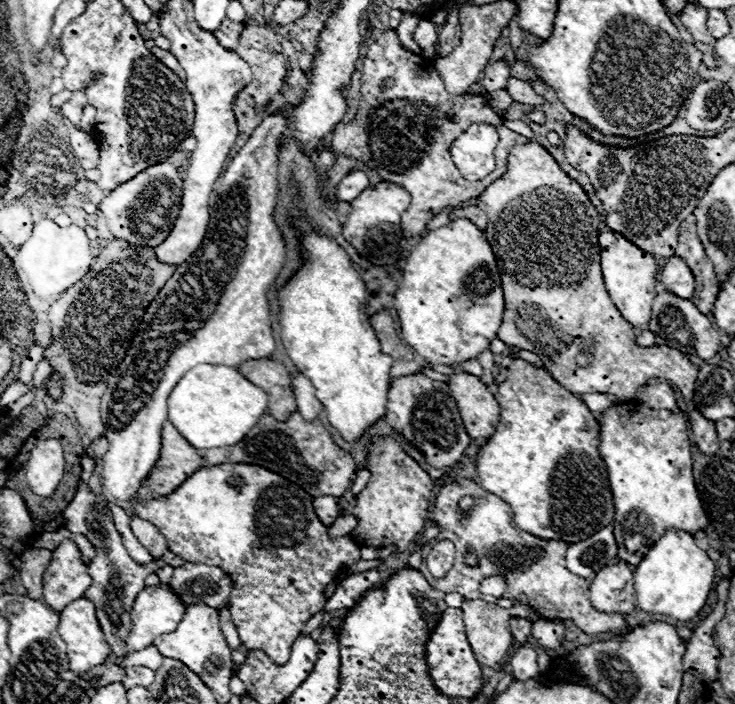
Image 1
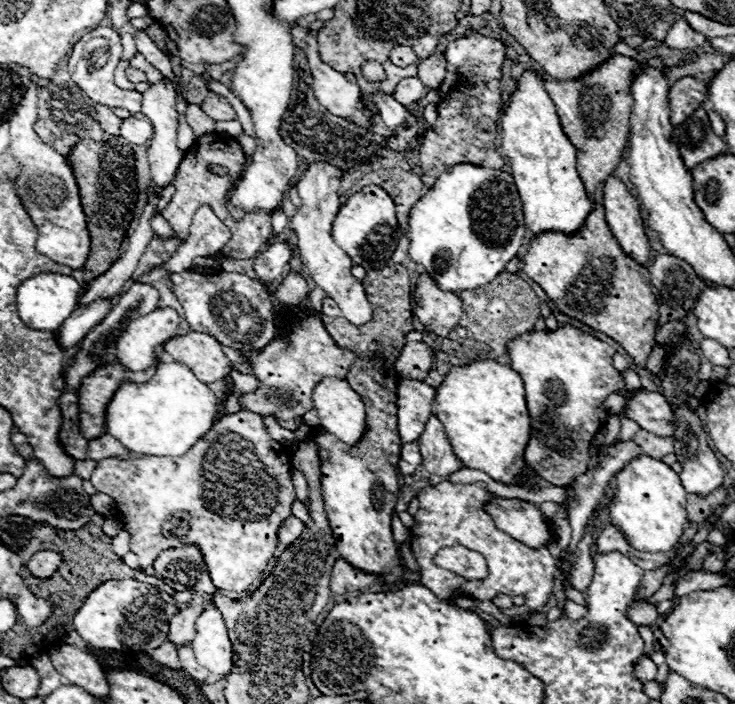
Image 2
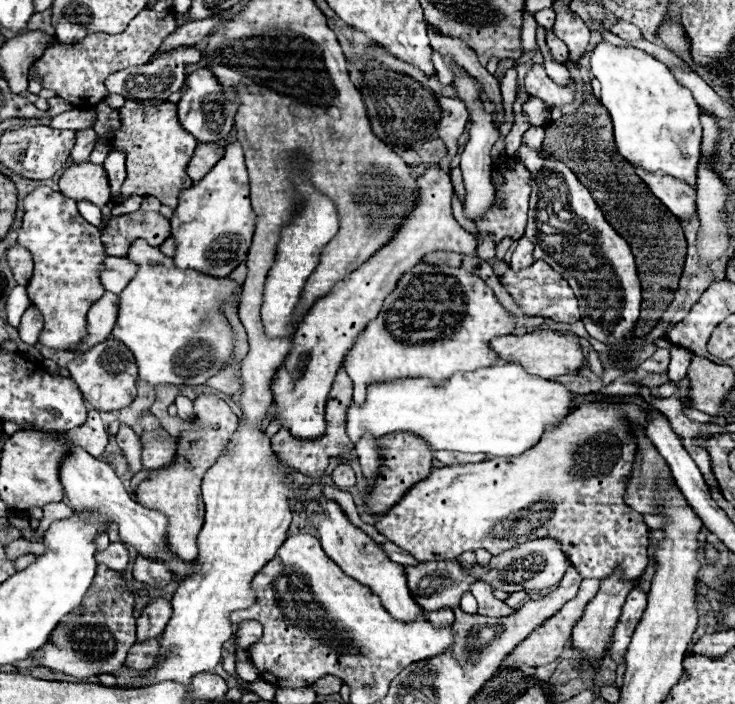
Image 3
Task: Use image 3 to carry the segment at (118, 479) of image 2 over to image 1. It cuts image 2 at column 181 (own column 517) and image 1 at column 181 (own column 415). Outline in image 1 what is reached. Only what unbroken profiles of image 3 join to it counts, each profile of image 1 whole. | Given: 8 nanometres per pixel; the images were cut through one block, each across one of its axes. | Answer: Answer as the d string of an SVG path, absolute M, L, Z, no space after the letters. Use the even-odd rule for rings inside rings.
M218 464L218 466L210 466L210 468L200 468L200 472L194 472L184 484L180 484L180 488L168 496L162 496L162 498L156 498L156 500L134 500L132 502L132 514L134 516L140 516L142 520L148 520L152 522L168 540L168 548L172 552L176 552L180 558L184 558L186 562L204 562L204 564L210 564L210 566L220 566L224 568L224 572L228 572L234 580L234 590L230 594L230 604L228 604L228 610L232 614L232 620L238 628L238 636L242 640L242 644L248 648L248 650L262 650L268 654L268 658L274 662L274 664L286 664L288 658L290 658L290 648L294 644L294 640L300 636L304 624L320 612L320 608L324 606L326 598L324 598L324 590L328 584L332 584L342 568L350 566L350 564L356 564L360 560L360 548L358 544L350 538L350 536L338 536L338 538L330 538L328 536L328 528L318 520L314 508L312 508L312 496L308 496L308 492L304 492L300 486L284 480L282 476L276 476L274 472L268 472L264 468L252 468L252 464Z

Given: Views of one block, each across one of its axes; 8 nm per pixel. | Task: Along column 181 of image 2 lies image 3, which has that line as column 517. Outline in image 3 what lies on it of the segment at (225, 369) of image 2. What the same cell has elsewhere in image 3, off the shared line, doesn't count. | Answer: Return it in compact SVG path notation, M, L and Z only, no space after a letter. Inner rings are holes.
M536 330L532 334L524 334L524 336L500 336L492 340L492 350L500 354L500 358L504 362L518 362L522 364L530 374L546 378L546 380L554 380L558 376L564 374L574 374L584 366L584 352L578 344L578 336L574 332L566 332L560 334L558 330Z

